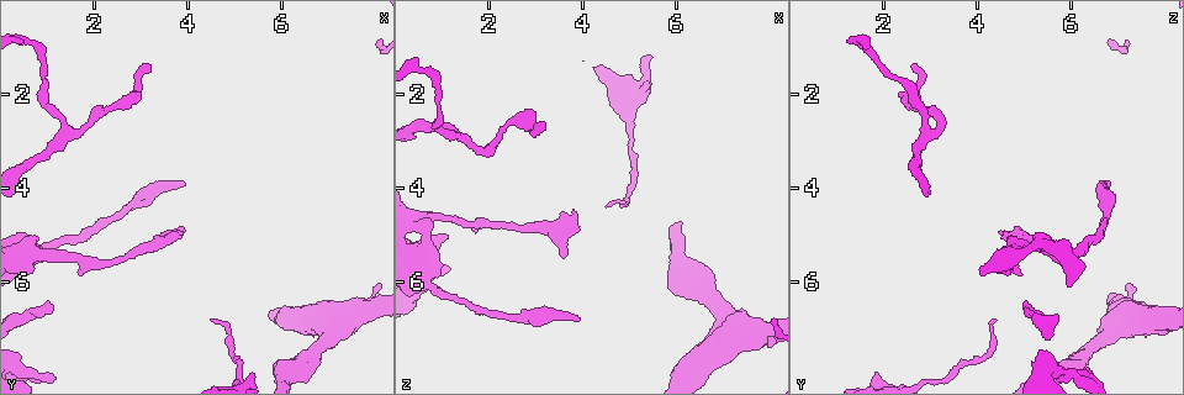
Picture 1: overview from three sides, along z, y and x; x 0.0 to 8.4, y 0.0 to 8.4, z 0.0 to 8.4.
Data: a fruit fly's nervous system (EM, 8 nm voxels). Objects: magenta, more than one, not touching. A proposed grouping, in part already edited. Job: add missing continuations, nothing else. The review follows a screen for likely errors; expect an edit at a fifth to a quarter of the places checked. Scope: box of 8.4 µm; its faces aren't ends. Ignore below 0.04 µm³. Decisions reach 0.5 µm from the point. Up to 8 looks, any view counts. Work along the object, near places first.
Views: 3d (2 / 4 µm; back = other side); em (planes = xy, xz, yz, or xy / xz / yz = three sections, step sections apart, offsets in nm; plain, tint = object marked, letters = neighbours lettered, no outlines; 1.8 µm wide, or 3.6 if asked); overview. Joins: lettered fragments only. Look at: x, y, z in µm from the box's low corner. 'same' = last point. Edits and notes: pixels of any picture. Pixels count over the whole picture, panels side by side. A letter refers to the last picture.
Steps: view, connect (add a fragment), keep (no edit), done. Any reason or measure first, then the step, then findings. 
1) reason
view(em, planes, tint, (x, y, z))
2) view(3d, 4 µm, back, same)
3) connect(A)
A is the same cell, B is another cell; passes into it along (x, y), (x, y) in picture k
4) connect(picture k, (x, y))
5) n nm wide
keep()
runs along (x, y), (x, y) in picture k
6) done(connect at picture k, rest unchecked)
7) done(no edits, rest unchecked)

view(em, 3.6 µm, planes, letters, (0.65, 7.95, 5.90))

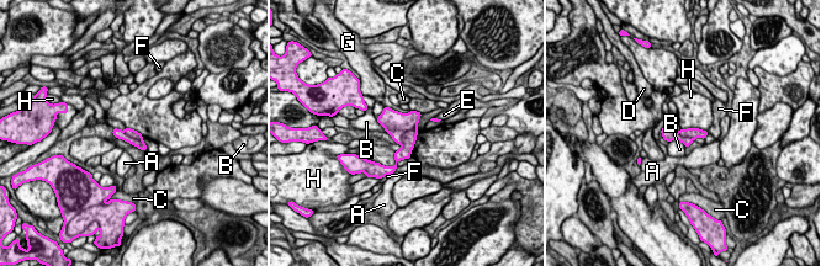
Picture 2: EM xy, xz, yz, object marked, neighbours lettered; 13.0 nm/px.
keep()
A, B, C, D, E, F, G and H are other cells; border along (681, 128), (702, 128), (706, 131) in picture 2; none of them fits

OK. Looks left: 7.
view(3d, 4 µm, (5.35, 7.95, 1.85))

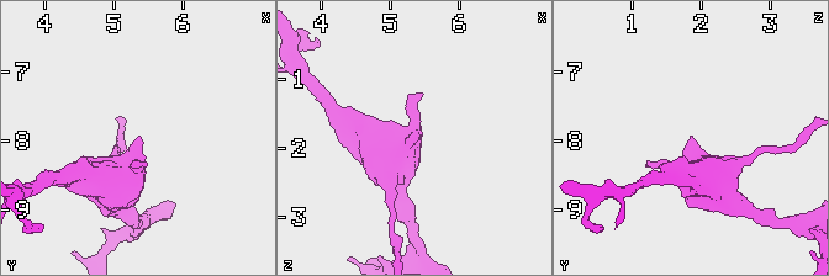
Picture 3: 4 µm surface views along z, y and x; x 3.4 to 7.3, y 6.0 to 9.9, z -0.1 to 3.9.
view(em, planes, letters, (5.40, 8.00, 1.85))

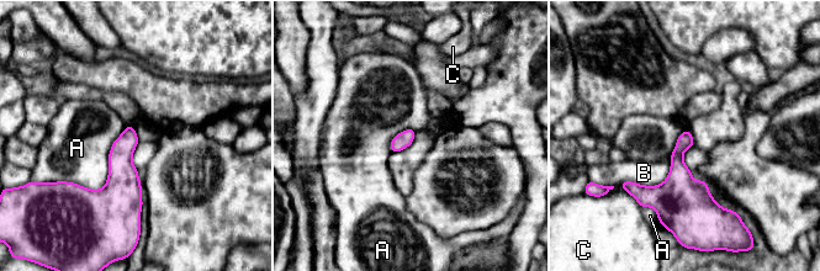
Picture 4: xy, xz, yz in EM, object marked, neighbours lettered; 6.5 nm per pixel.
keep()
A, B and C are other cells; border along (127, 126), (102, 187), (61, 181) in picture 4; none of them fits

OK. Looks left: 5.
thin end
view(em, planes, letters, (3.15, 1.40, 2.60))

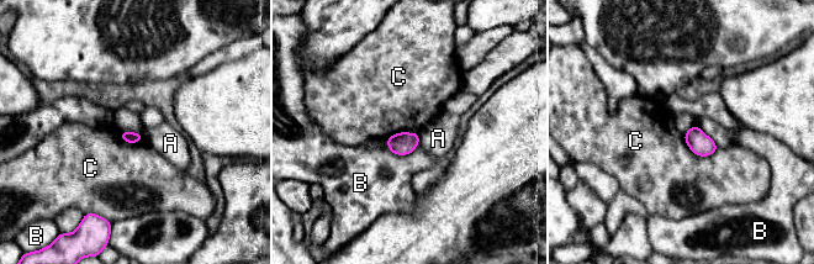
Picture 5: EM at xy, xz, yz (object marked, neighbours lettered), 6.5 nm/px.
C touches over 240 nm
keep()
A, B and C are other cells; border along (682, 136), (697, 154), (717, 149) in picture 5; none of them fits

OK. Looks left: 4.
done(no edits, rest unchecked)

